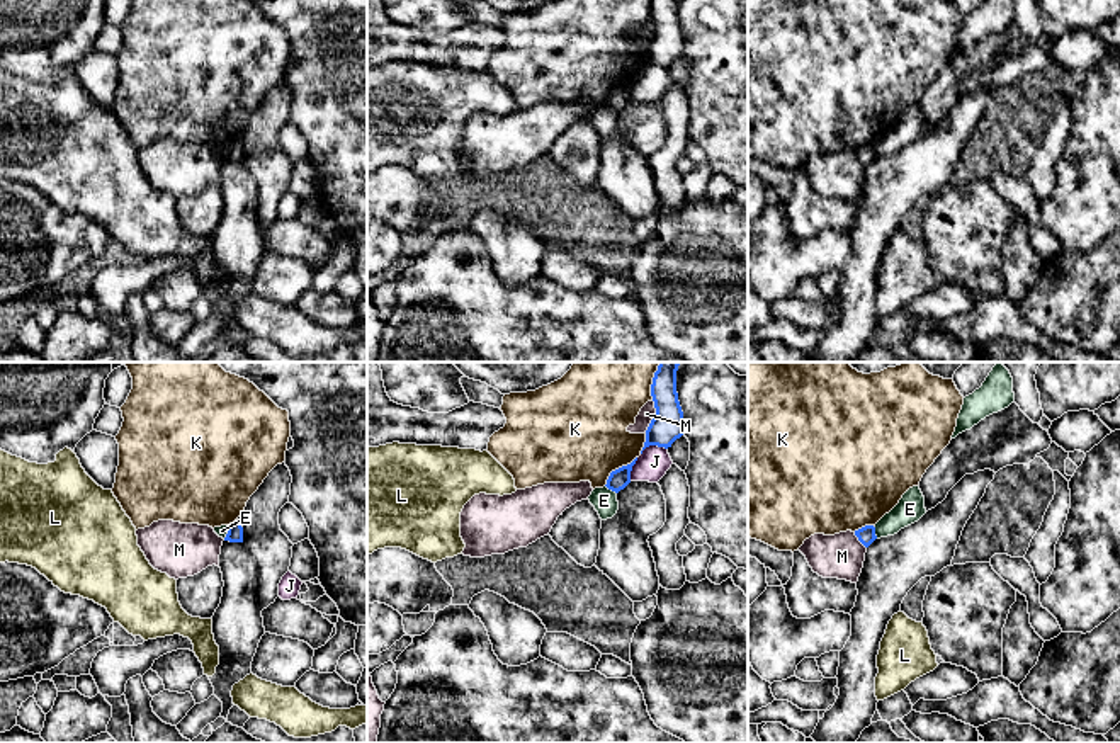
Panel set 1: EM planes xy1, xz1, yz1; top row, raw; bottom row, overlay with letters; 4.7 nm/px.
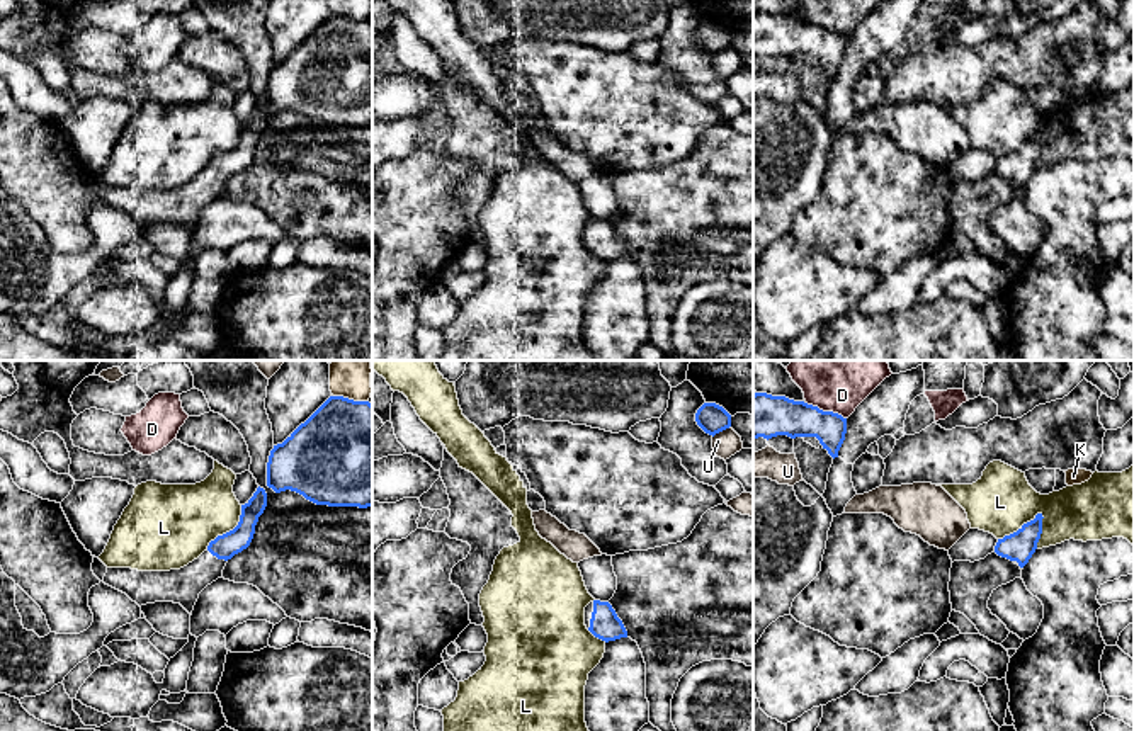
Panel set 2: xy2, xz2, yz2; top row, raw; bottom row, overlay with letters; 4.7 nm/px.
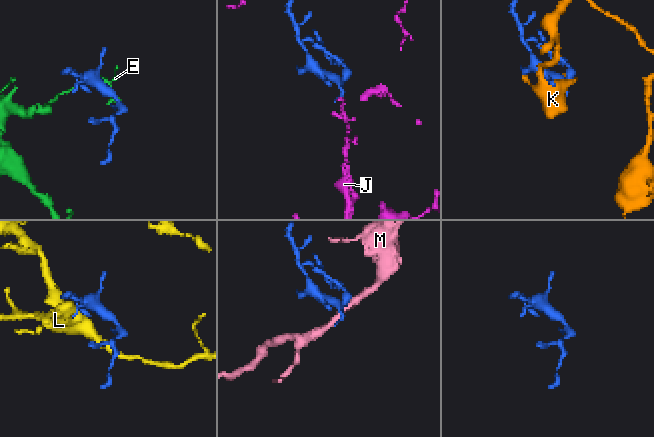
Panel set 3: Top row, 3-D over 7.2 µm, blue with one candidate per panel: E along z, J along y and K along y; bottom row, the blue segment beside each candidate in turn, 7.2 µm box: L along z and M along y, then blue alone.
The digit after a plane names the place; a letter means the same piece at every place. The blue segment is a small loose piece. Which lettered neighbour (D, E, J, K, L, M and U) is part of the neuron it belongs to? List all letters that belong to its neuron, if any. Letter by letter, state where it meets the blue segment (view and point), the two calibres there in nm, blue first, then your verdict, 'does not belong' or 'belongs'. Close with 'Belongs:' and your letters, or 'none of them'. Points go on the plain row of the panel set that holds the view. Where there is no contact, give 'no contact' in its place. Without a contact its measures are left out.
D: contact yz2 (827, 31); calibres 190 and 160 nm; does not belong
E: contact yz1 (874, 152); calibres 80 and 130 nm; does not belong
J: contact xz1 (653, 63); calibres 150 and 150 nm; does not belong
K: contact xz1 (619, 87); calibres 90 and 440 nm; does not belong
L: contact yz2 (1022, 145); calibres 140 and 300 nm; does not belong
M: contact xz1 (655, 36); calibres 150 and 70 nm; does not belong
U: contact xz2 (721, 50); calibres 140 and 120 nm; does not belong
Belongs: none of them

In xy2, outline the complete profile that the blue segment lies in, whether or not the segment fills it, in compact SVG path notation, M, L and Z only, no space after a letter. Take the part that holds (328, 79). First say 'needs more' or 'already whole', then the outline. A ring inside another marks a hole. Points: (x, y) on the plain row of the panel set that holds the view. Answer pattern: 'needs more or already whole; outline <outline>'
already whole; outline M330 15L282 63L274 65L267 105L275 112L296 110L316 124L372 126L372 24Z

